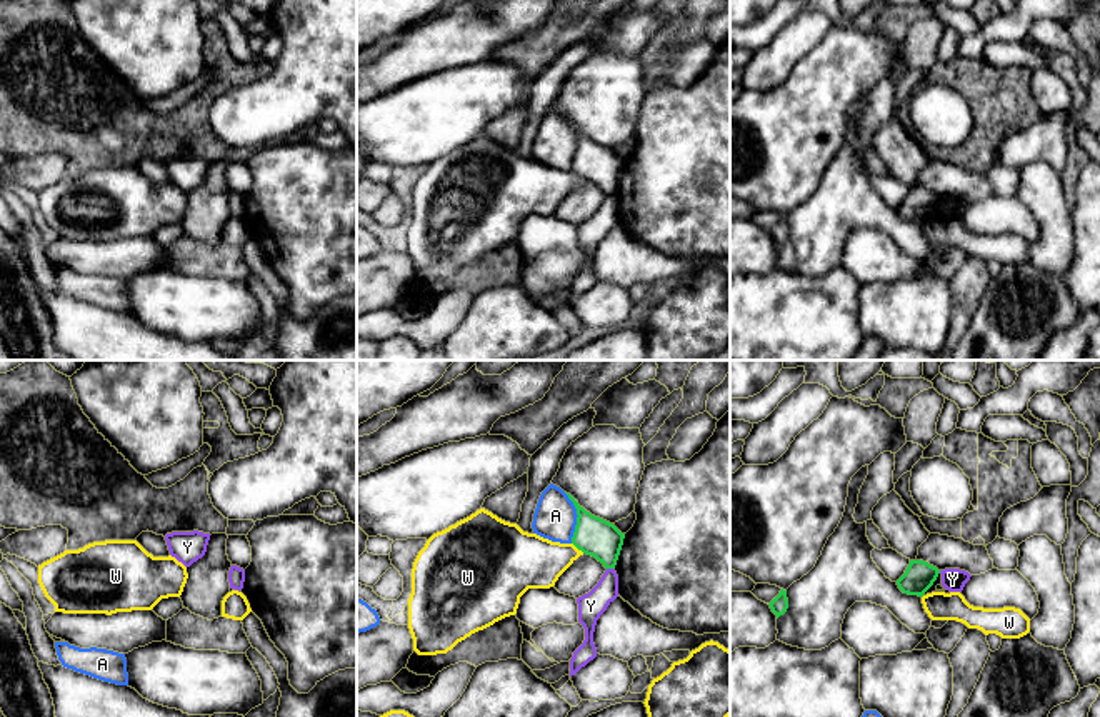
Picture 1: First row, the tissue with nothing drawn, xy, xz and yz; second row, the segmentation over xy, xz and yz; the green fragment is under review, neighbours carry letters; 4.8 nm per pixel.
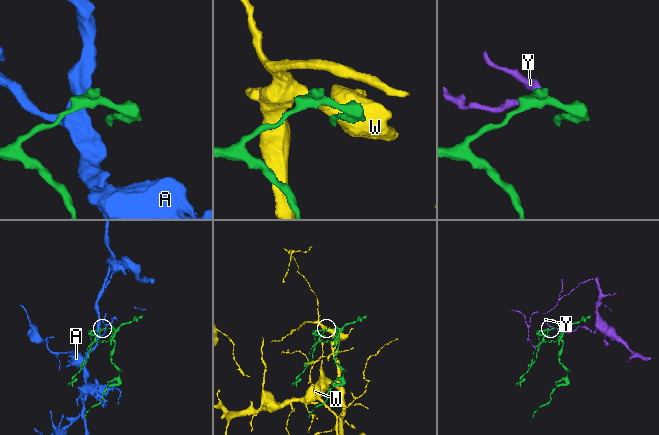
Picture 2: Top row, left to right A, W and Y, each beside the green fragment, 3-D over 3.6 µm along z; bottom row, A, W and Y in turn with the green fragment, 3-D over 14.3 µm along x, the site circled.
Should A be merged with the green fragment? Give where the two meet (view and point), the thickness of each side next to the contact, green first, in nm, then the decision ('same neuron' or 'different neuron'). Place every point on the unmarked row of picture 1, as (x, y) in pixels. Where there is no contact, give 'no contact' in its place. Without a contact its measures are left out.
xz (577, 144) | 190/200 nm | different neuron

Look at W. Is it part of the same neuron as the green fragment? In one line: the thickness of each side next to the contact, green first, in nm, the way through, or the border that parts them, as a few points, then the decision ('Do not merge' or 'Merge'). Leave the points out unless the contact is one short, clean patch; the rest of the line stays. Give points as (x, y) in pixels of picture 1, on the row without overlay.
Thickness 190 nm (green) against 260 nm. Boundary: xz (572, 169), (584, 179). Do not merge

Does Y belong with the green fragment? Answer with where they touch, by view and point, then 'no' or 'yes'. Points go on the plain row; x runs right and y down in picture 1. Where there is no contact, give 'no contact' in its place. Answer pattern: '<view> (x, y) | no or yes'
xz (610, 194) | no

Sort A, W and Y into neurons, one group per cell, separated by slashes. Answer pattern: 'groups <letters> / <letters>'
groups A / W / Y

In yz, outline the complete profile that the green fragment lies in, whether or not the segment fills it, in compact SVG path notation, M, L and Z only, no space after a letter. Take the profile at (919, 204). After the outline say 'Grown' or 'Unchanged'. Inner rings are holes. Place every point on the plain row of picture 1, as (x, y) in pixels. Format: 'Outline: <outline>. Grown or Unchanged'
Outline: M910 187L905 200L897 207L897 212L903 220L923 223L938 200L940 197L928 188Z. Unchanged

